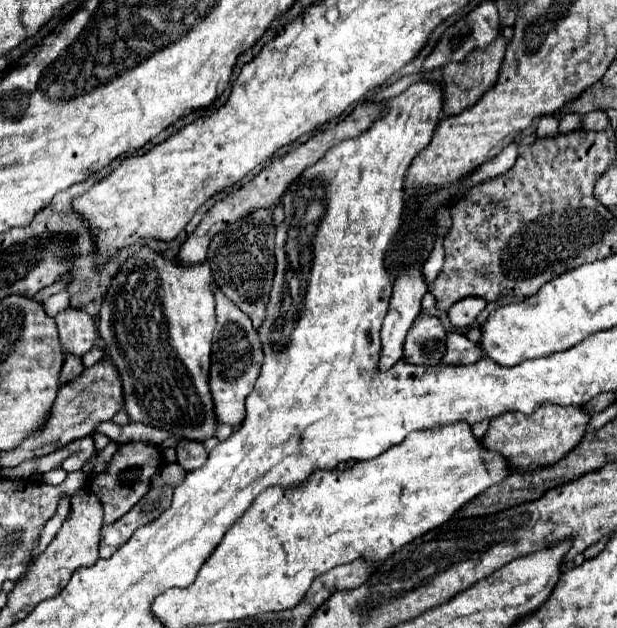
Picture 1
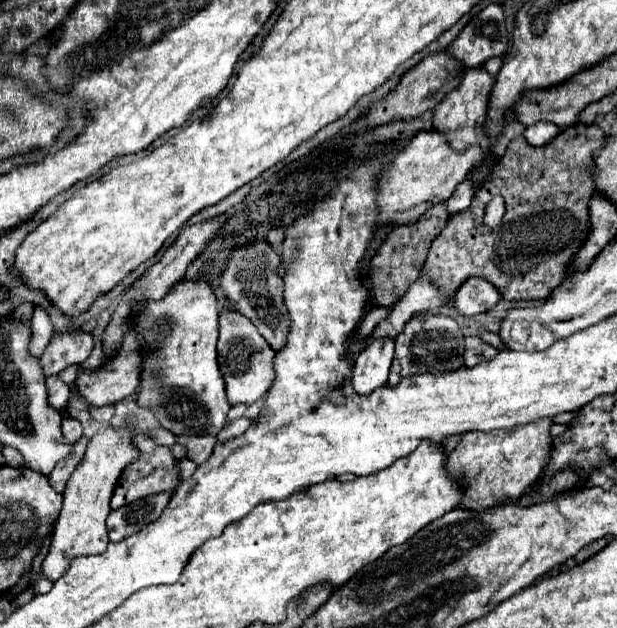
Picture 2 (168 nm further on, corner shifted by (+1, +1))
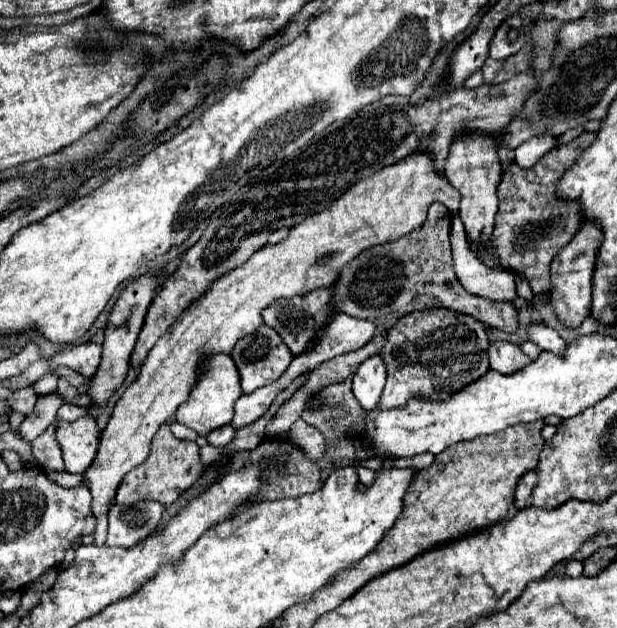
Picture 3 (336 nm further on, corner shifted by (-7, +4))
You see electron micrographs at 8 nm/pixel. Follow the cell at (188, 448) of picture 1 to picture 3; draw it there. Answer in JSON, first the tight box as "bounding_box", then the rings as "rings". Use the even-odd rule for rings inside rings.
{"bounding_box":[206,425,234,447],"rings":[[[230,425],[218,427],[216,431],[210,431],[210,433],[206,435],[206,439],[208,439],[208,443],[210,443],[212,447],[224,447],[224,445],[228,445],[228,443],[234,439],[234,429],[232,429]]]}

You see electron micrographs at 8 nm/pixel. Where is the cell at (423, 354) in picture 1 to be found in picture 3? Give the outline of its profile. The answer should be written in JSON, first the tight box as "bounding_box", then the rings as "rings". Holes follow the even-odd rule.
{"bounding_box":[378,309,488,407],"rings":[[[424,309],[404,315],[388,331],[388,341],[378,353],[384,357],[388,371],[380,407],[402,407],[408,399],[420,395],[434,401],[446,399],[488,371],[488,345],[486,327],[468,315],[448,309]]]}

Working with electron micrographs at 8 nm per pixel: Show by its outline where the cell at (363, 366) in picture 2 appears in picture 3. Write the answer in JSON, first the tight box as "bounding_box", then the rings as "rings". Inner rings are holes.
{"bounding_box":[352,355,386,411],"rings":[[[372,355],[368,357],[354,373],[352,379],[352,391],[358,399],[358,403],[368,411],[372,407],[376,407],[382,389],[386,383],[386,371],[384,371],[384,361],[380,359],[380,355]]]}

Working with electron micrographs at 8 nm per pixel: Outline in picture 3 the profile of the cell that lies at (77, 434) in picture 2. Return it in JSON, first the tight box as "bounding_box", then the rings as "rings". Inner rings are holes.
{"bounding_box":[58,403,88,421],"rings":[[[64,403],[60,407],[60,411],[58,411],[58,419],[66,419],[66,421],[76,421],[76,419],[80,419],[84,415],[88,415],[88,409],[72,405],[72,403]]]}

